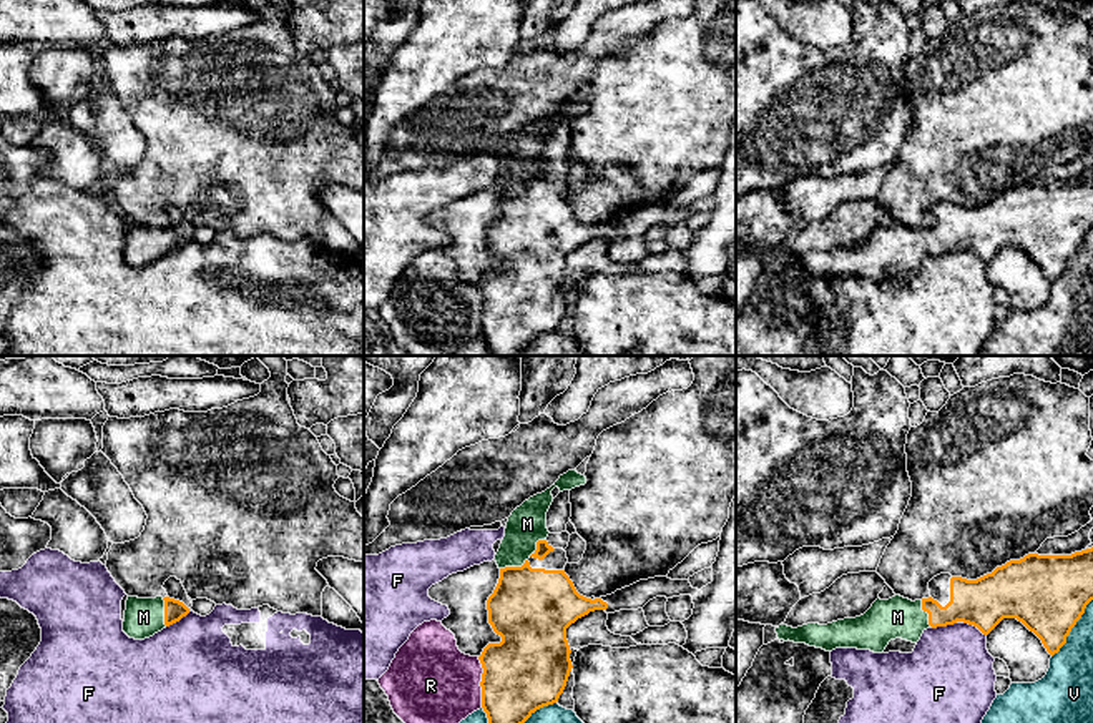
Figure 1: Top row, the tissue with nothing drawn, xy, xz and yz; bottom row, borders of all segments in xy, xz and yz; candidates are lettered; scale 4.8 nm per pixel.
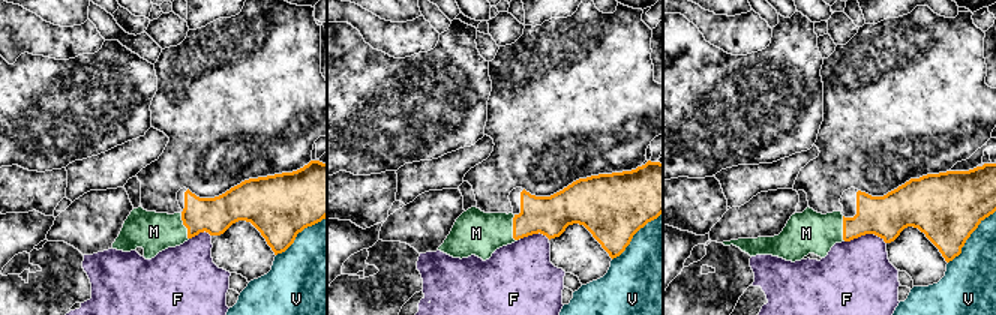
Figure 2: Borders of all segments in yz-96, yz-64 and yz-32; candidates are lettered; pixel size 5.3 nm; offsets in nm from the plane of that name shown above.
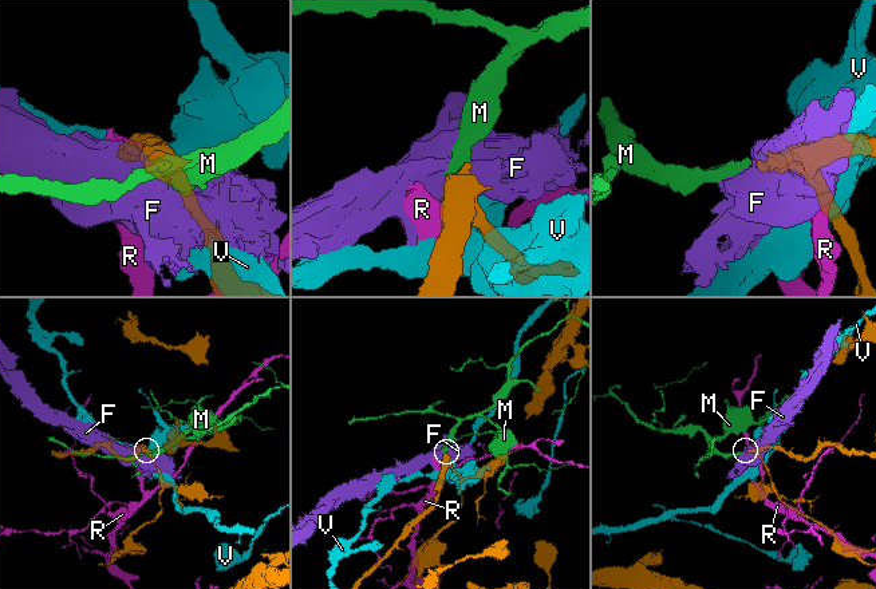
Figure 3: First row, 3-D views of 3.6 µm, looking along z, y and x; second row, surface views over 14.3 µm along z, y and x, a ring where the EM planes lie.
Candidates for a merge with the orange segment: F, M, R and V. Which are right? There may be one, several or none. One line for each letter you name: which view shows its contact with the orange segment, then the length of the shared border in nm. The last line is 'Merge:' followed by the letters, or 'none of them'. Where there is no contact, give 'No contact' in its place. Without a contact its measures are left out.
M: Touches orange in xz. Shared border 140 nm
Merge: M

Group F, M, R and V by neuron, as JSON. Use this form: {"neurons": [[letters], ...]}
{"neurons": [["F"], ["M"], ["R"], ["V"]]}

